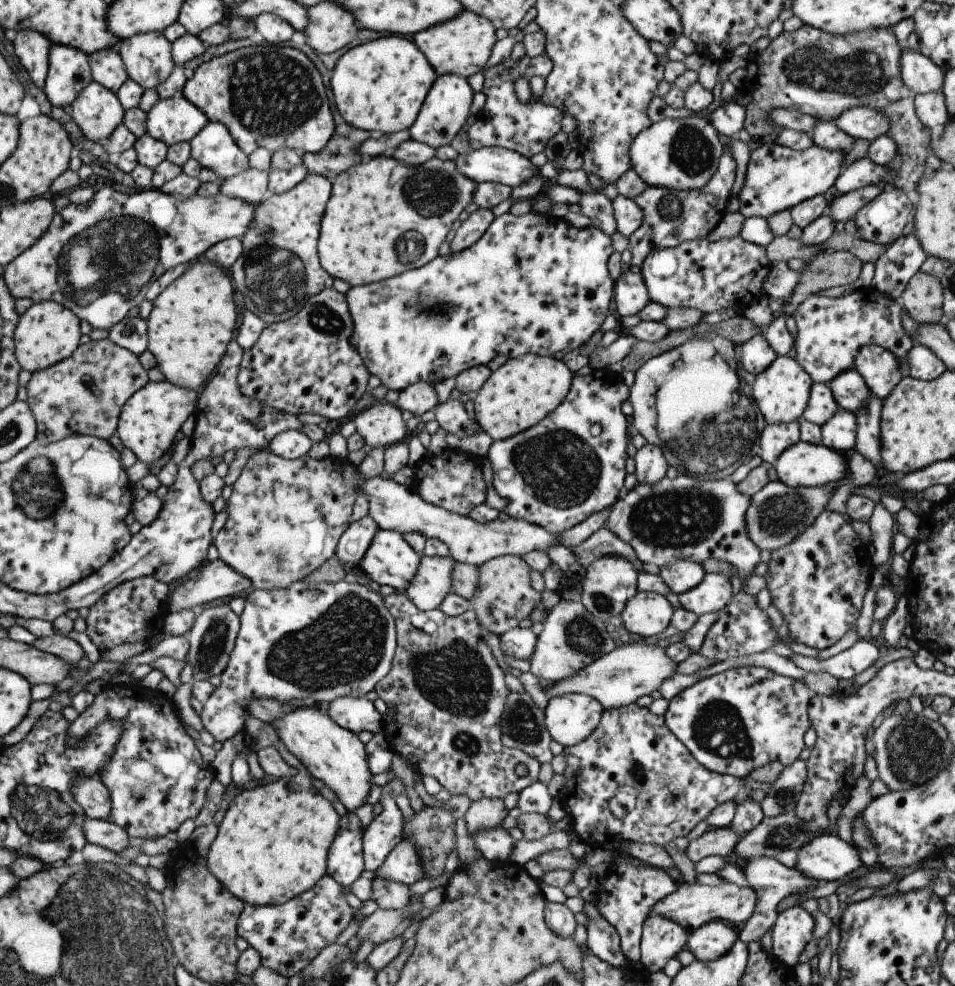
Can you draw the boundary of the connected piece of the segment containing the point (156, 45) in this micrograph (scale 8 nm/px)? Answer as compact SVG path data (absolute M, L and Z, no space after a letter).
M159 32L123 39L118 54L126 76L141 89L155 89L173 70L170 43Z

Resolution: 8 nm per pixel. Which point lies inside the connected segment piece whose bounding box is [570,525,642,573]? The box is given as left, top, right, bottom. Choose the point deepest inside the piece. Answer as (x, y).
(602, 542)

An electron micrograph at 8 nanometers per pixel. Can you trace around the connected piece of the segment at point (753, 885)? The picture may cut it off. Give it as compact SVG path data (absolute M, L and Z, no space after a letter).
M765 856L748 858L744 868L741 868L741 874L743 874L748 886L756 893L757 899L754 917L747 920L743 927L737 930L737 938L745 945L753 942L753 940L760 942L765 932L771 930L776 918L775 907L782 898L789 895L798 895L805 888L811 888L811 886L815 888L817 885L822 885L811 880L811 878L807 878L807 876L803 876L803 874L799 874L795 868L786 868L779 864L777 860Z

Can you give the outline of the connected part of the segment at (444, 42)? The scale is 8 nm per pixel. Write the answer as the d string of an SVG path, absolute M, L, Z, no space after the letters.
M463 10L459 16L415 32L412 42L425 56L436 76L451 74L467 79L468 76L479 72L491 54L491 48L497 41L495 29L487 18Z

